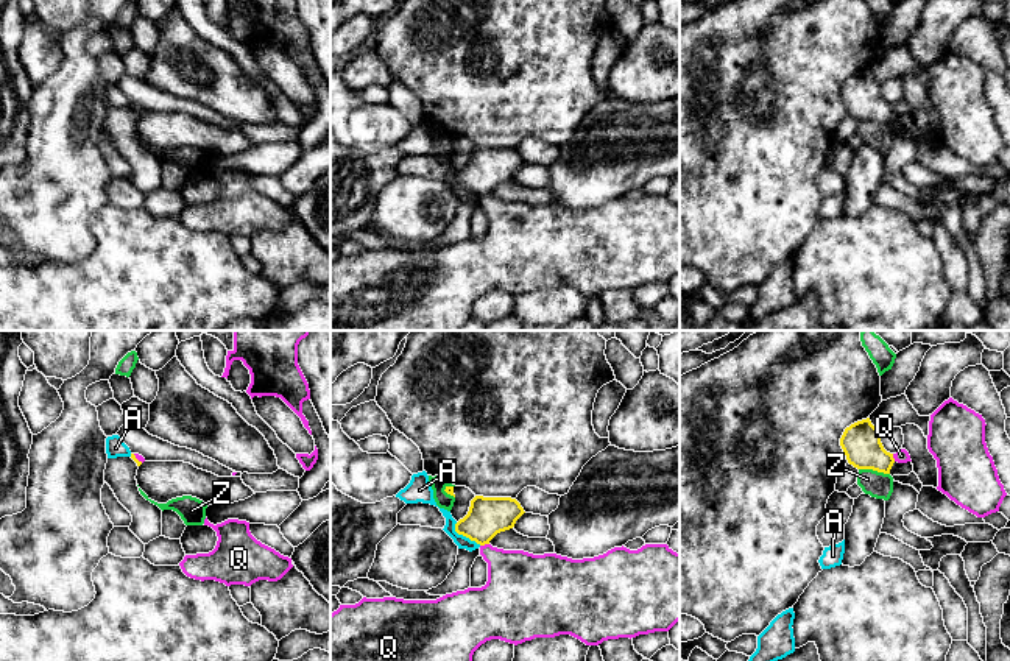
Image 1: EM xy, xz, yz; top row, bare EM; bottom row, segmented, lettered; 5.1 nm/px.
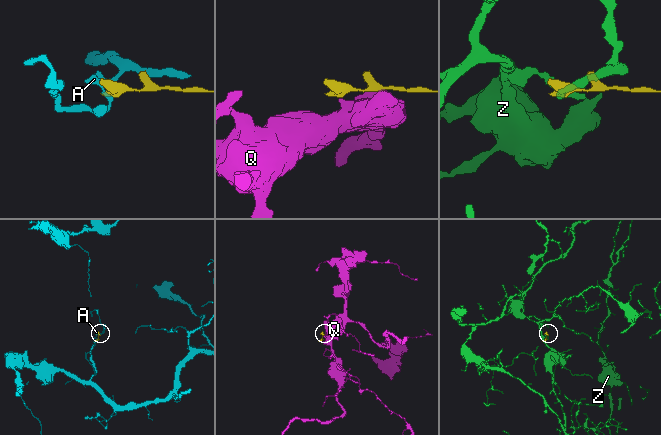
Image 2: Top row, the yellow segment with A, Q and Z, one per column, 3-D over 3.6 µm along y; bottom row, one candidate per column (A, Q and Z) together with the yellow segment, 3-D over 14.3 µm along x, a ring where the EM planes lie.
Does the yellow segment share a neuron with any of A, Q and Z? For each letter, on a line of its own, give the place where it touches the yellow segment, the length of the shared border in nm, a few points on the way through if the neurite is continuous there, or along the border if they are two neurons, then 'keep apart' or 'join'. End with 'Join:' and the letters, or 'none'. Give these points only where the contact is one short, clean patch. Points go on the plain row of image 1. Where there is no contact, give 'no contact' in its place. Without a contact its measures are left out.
A: xz (465, 186) | 180 nm | along xz (454, 175), (459, 184), (480, 195) | keep apart
Q: xz (483, 195) | 50 nm | along xz (488, 194), (480, 197) | keep apart
Z: yz (875, 120) | 160 nm | along yz (859, 119), (872, 119), (889, 125) | keep apart
Join: none

